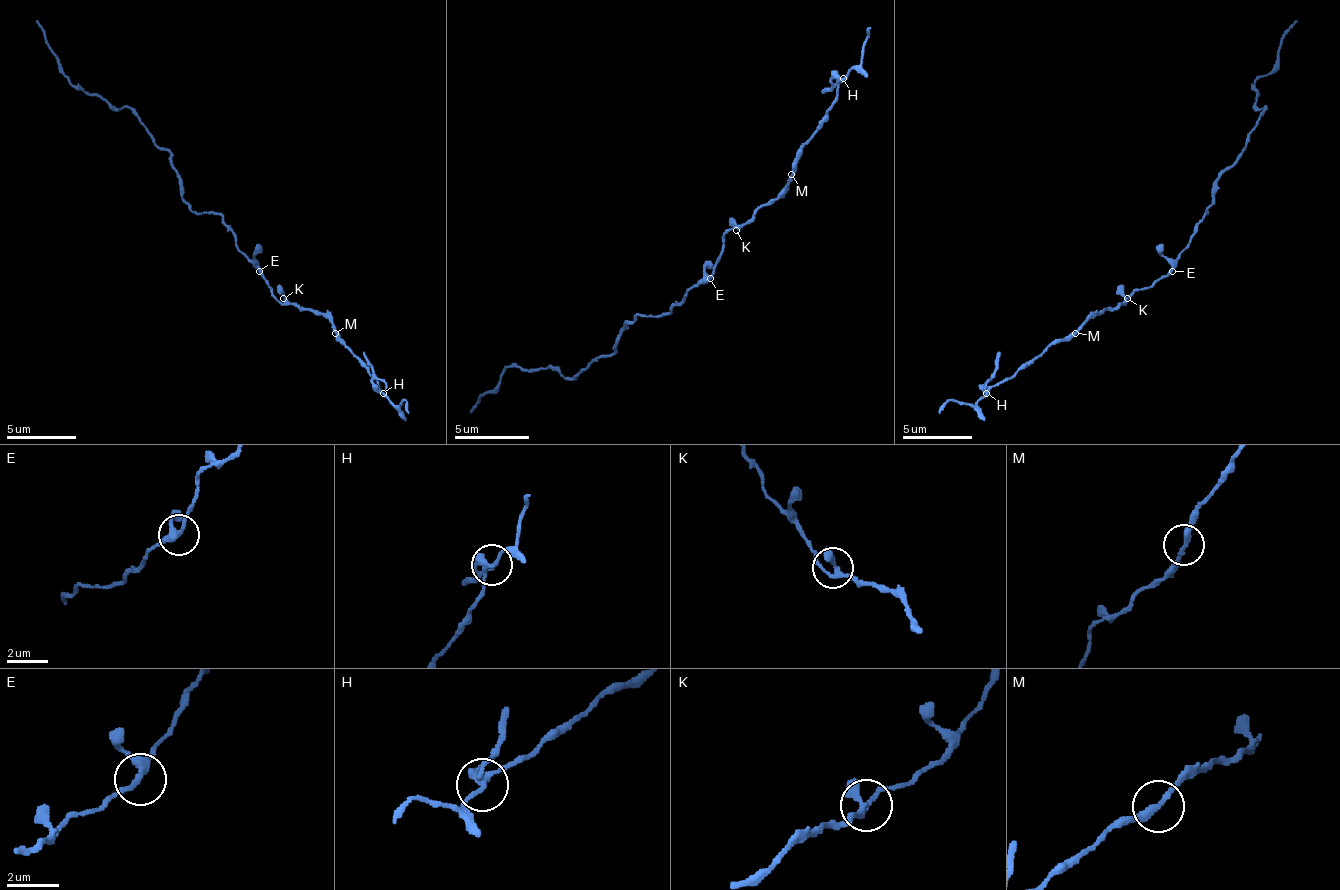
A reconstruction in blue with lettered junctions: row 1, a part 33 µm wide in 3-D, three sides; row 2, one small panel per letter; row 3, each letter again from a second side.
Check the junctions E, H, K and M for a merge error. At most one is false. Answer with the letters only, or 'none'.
H

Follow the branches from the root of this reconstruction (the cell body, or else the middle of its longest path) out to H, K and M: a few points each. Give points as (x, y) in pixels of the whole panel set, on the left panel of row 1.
H: (238, 250), (262, 274), (269, 291), (280, 302), (293, 302), (300, 309), (314, 309), (325, 316), (384, 392)
K: (238, 250), (262, 274), (269, 291), (280, 302), (283, 298)
M: (238, 250), (262, 274), (269, 291), (280, 302), (293, 302), (300, 309), (318, 309), (335, 333)

